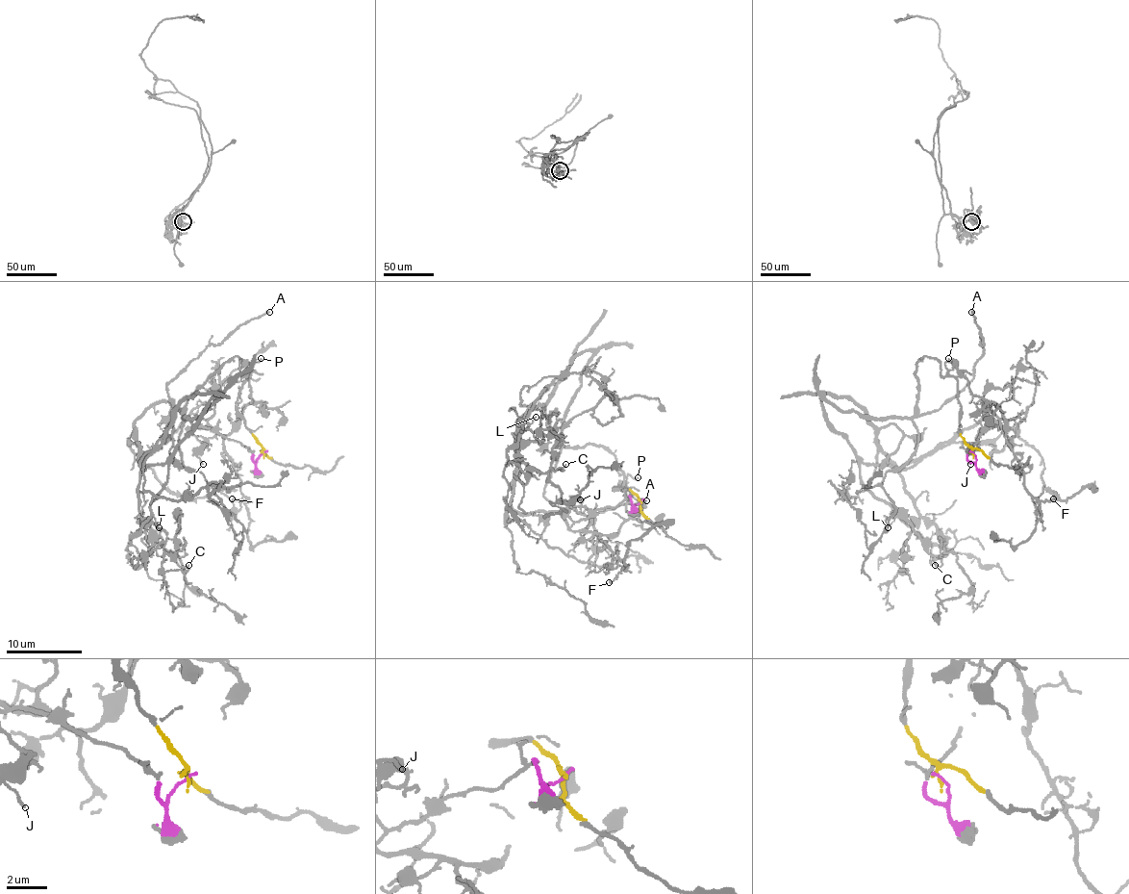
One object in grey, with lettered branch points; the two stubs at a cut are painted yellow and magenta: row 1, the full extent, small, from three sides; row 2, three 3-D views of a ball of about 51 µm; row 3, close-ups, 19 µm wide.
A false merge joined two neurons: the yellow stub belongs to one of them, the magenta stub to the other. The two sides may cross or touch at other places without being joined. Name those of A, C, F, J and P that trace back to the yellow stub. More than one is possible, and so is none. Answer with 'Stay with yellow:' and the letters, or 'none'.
Stay with yellow: A, P

